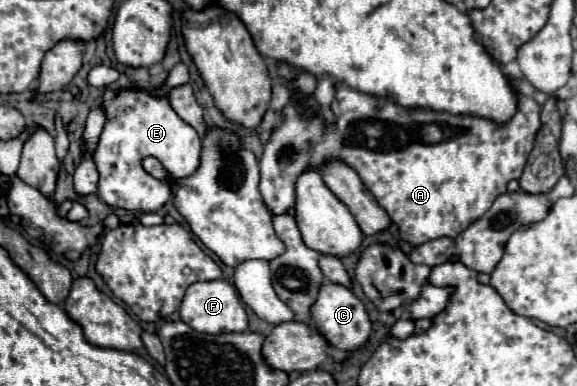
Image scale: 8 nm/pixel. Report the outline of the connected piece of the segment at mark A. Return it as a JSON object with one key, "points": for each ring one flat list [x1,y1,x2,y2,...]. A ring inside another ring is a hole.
{"points":[[337,83,335,99,331,101,331,111,335,115,335,125,321,133,321,123,325,123,319,115,319,107,299,111,303,107,303,97,295,103,289,103,283,109,281,123,269,135,269,141,263,147,263,157,259,161,261,167,261,183,259,191,263,195,265,205,275,213,285,213,295,205,295,171,305,171,307,167,321,169,325,161,341,161,355,169,363,181,363,185,375,195,379,205,389,213,393,223,399,227,399,237,417,247,425,241,437,237,455,237,465,231,473,221,477,221,499,197,505,193,507,183,511,179,519,179,525,167,525,157,533,149,535,135,541,127,539,121,539,105,533,97,519,93,519,109,515,117,507,125,495,125,481,117,469,115,451,115,437,113,431,109,407,109,389,99,367,95]]}

